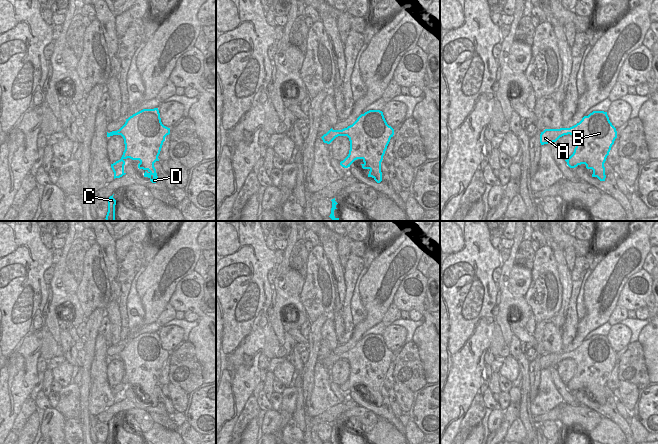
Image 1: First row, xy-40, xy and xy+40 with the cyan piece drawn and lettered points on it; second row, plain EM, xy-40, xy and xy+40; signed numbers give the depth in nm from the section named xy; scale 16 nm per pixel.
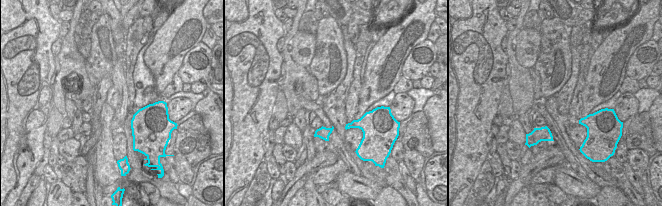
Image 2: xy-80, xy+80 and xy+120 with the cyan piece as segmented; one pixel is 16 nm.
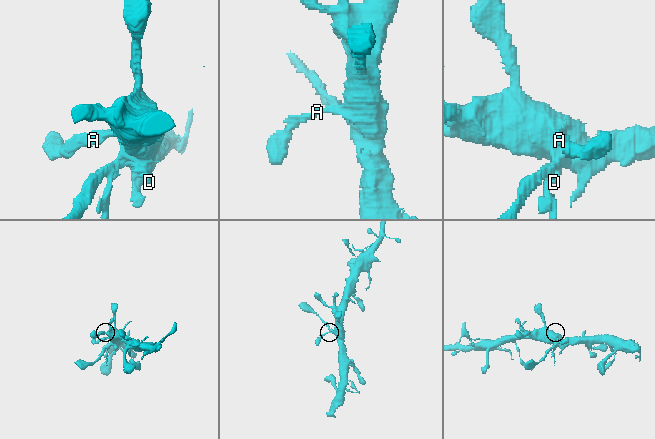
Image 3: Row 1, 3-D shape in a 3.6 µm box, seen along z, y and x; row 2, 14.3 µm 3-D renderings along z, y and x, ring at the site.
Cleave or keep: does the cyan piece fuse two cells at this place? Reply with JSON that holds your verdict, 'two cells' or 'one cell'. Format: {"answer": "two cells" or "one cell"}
{"answer": "one cell"}

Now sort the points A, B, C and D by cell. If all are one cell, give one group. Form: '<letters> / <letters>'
A B C D

